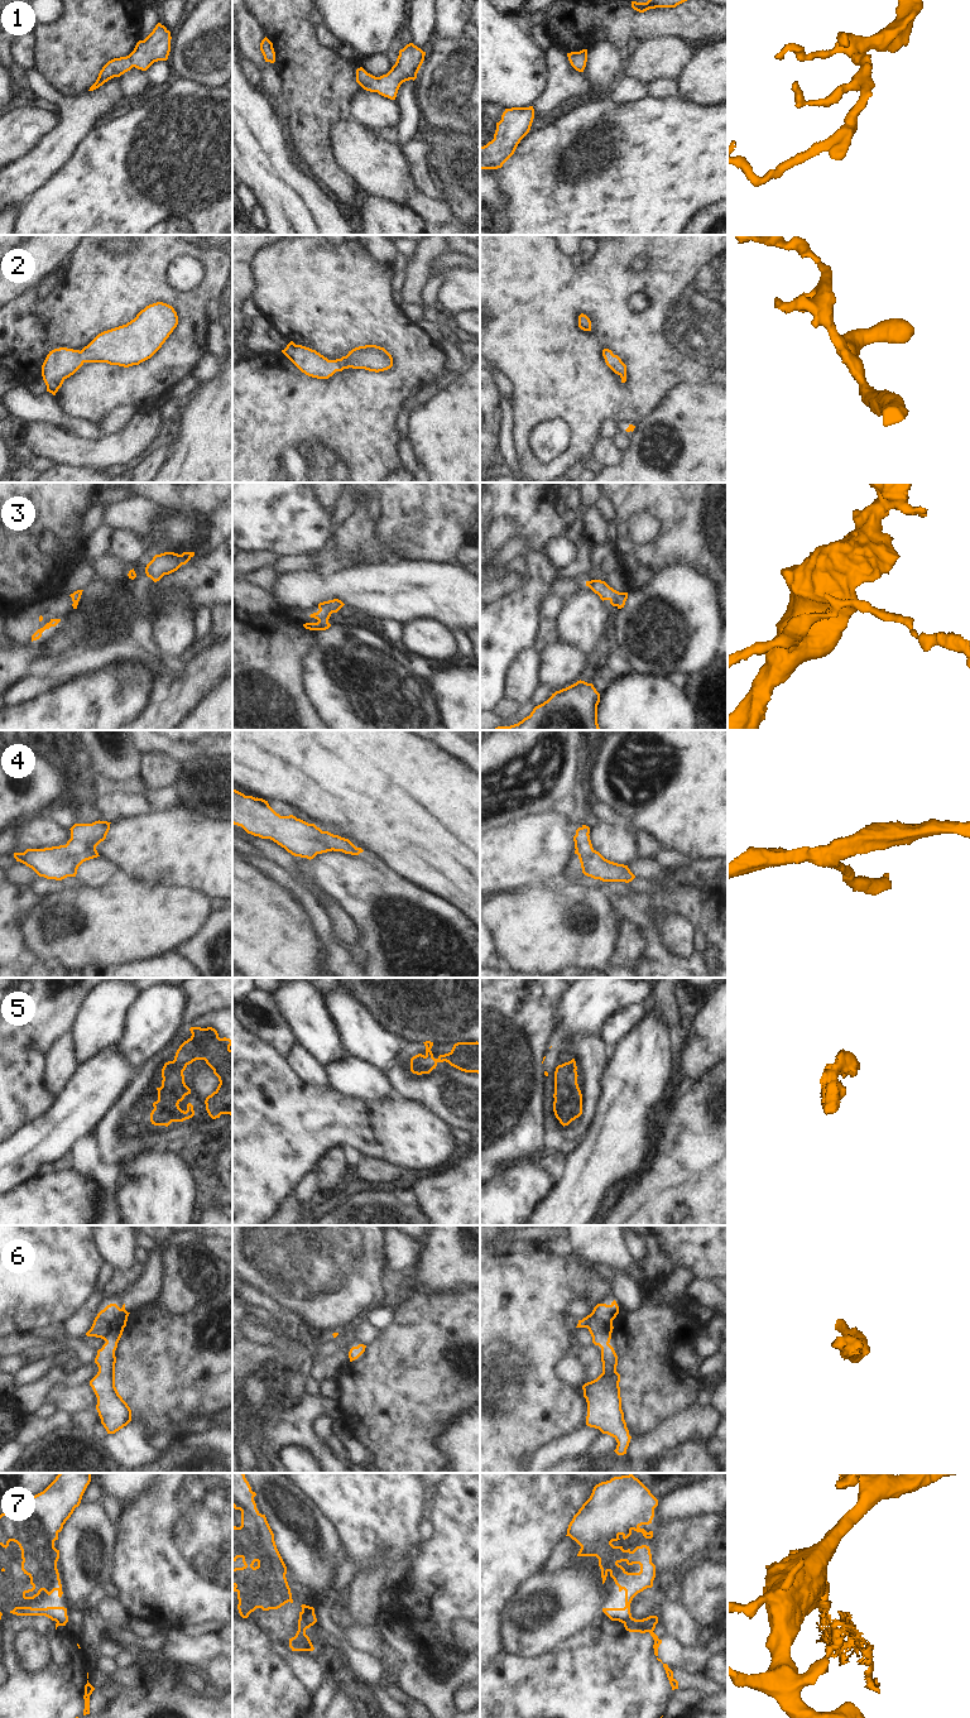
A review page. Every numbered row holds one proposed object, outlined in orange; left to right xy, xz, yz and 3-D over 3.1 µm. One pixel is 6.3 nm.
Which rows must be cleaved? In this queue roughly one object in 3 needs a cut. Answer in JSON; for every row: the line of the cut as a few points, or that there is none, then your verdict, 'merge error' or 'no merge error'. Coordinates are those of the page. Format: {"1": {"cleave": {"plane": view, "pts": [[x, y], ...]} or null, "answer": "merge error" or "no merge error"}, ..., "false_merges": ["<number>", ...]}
{"1": {"cleave": null, "answer": "no merge error"}, "2": {"cleave": null, "answer": "no merge error"}, "3": {"cleave": null, "answer": "no merge error"}, "4": {"cleave": null, "answer": "no merge error"}, "5": {"cleave": {"plane": "xy", "pts": [[173, 1060], [176, 1064], [174, 1070], [183, 1078]]}, "answer": "merge error"}, "6": {"cleave": null, "answer": "no merge error"}, "7": {"cleave": {"plane": "xz", "pts": [[299, 1612], [310, 1626]]}, "answer": "merge error"}, "false_merges": ["5", "7"]}

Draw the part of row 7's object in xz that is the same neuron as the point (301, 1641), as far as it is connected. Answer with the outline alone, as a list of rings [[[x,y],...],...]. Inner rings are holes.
[[[299,1612],[298,1631],[294,1637],[289,1638],[289,1647],[292,1651],[313,1651],[314,1647],[306,1635],[306,1630],[309,1628],[309,1623],[306,1622]]]

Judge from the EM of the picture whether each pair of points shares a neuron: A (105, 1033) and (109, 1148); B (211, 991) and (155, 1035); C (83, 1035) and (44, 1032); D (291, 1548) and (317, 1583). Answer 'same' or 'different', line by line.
A: different
B: different
C: different
D: same

